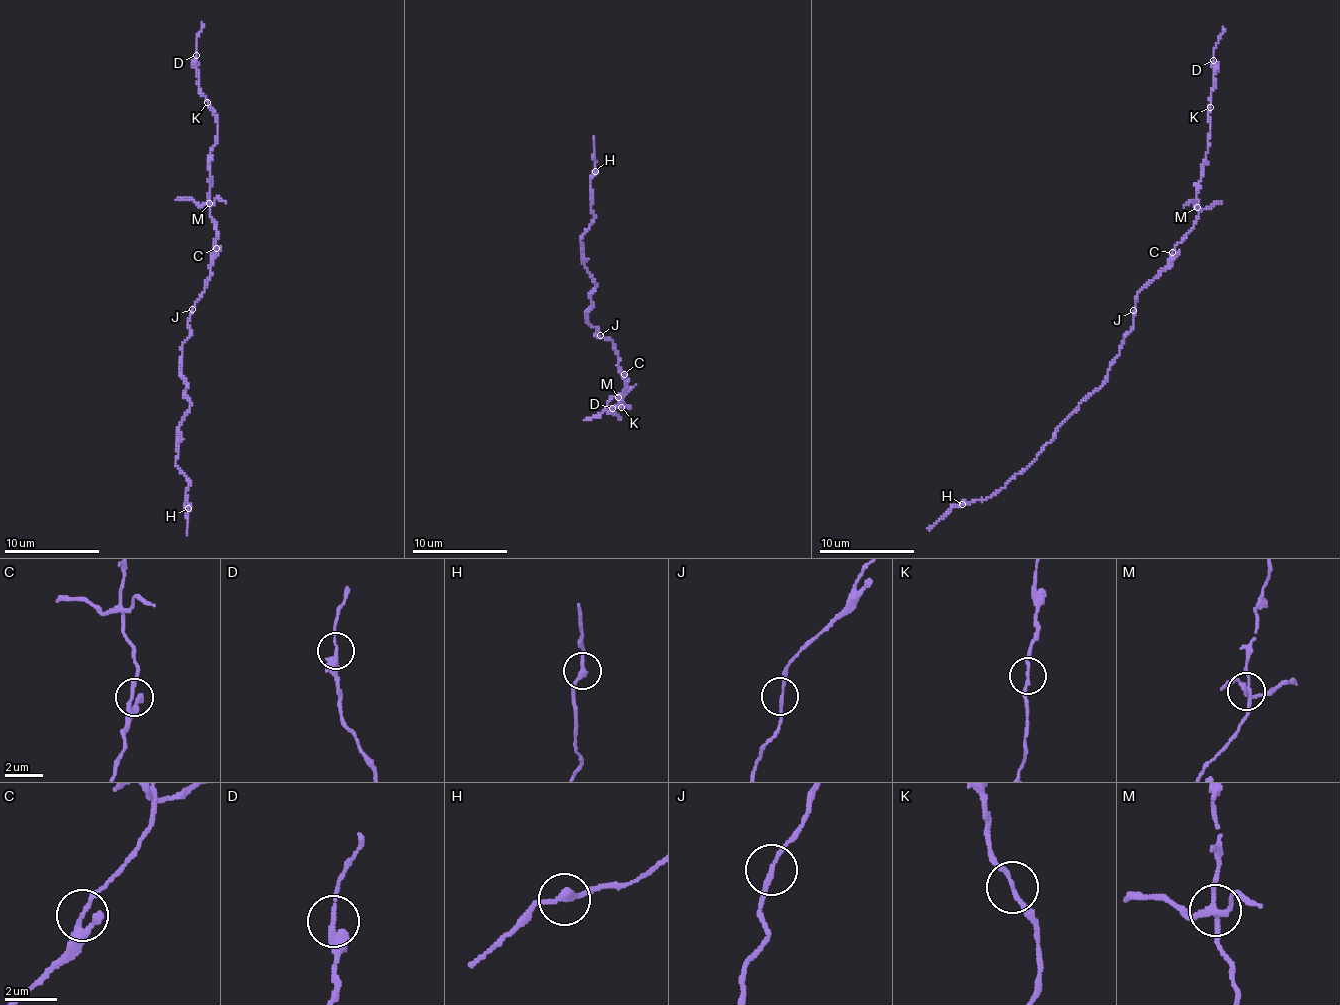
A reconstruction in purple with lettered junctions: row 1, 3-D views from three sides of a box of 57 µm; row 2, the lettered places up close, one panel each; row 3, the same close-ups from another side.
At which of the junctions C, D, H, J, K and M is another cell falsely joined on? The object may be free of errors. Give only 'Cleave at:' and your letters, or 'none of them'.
Cleave at: M

